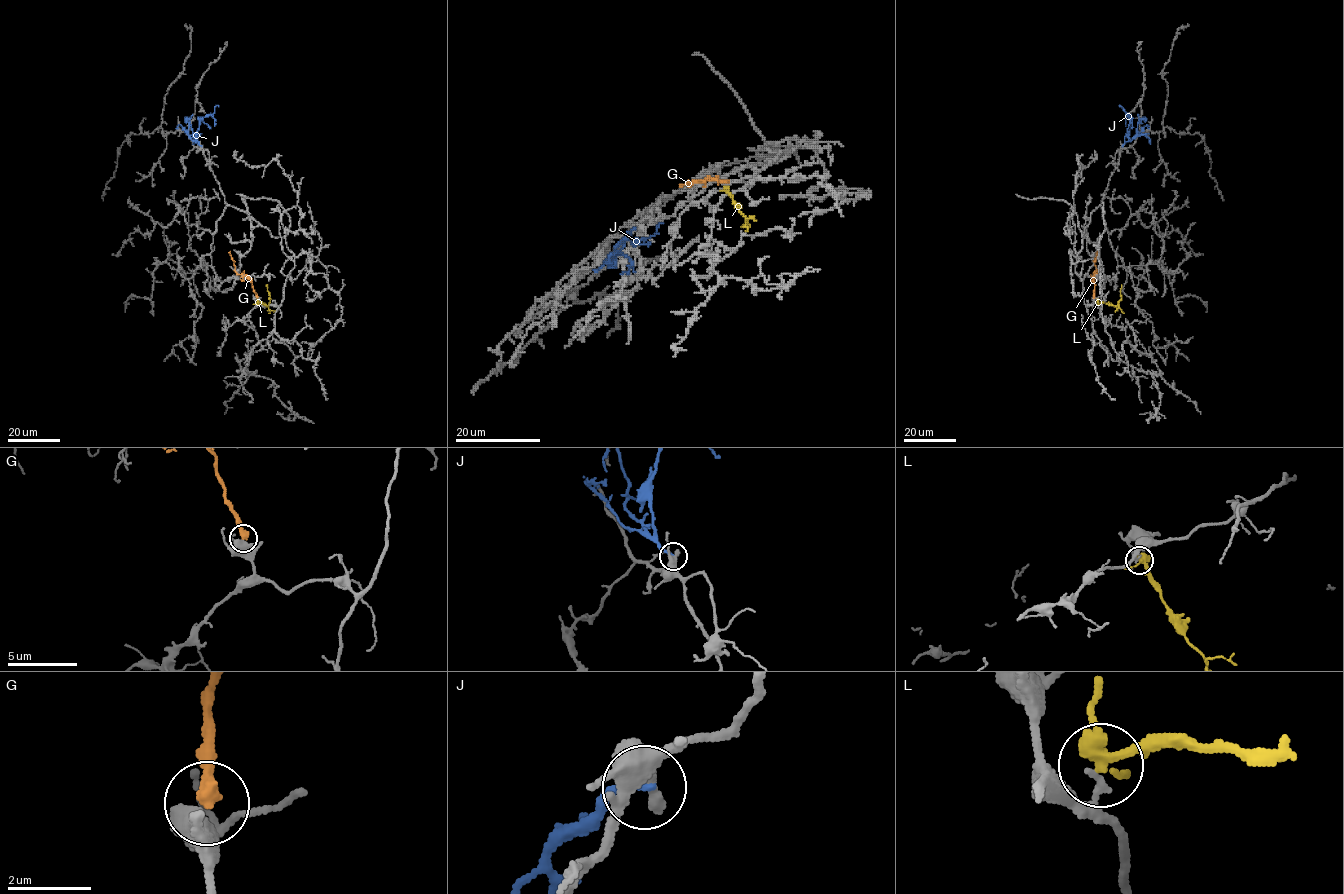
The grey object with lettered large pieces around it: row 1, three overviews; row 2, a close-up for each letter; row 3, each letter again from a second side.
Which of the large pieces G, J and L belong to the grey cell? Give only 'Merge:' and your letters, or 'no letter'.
Merge: no letter

